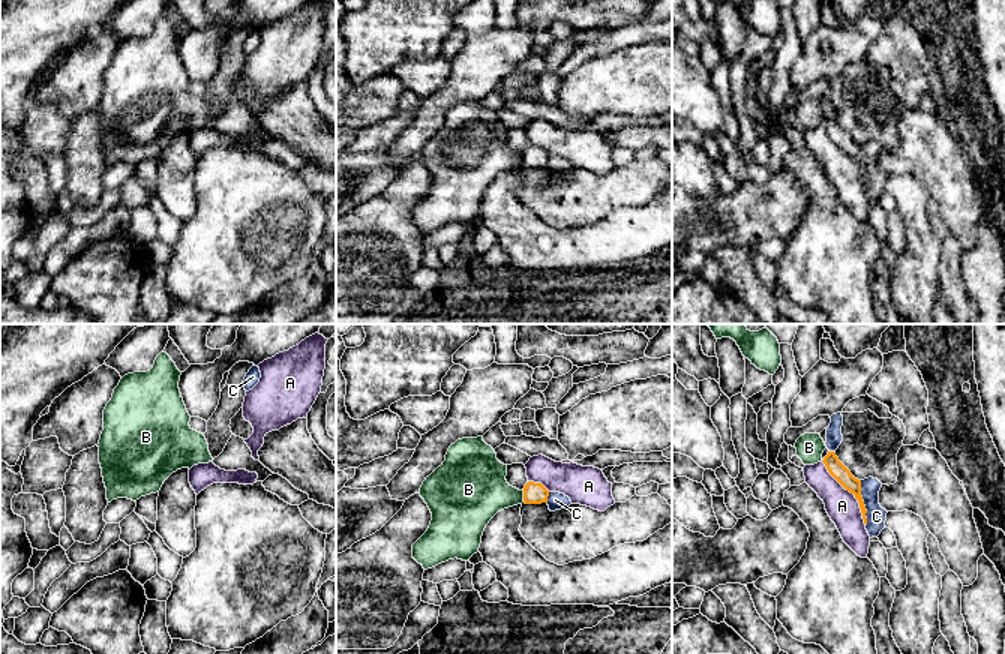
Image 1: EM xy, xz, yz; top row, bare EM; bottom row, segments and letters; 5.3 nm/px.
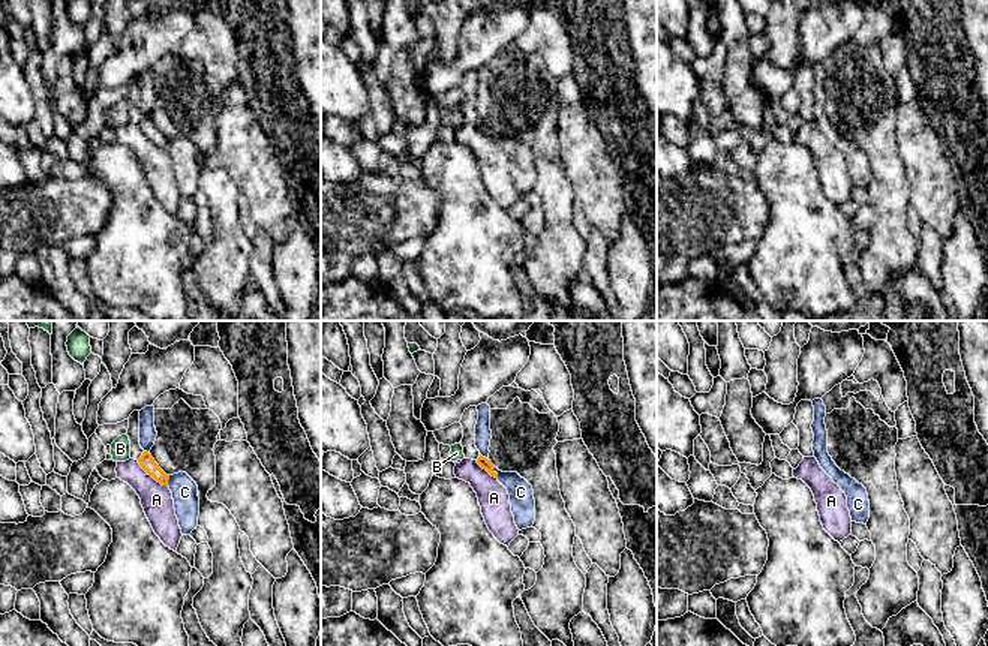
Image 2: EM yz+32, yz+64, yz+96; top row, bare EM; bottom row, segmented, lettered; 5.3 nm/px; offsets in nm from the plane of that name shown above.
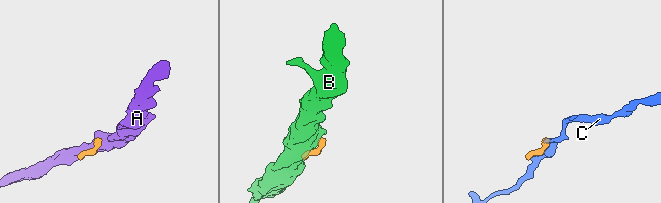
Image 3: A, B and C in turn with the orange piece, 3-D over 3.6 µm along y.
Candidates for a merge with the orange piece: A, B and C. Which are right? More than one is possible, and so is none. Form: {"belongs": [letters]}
{"belongs": []}

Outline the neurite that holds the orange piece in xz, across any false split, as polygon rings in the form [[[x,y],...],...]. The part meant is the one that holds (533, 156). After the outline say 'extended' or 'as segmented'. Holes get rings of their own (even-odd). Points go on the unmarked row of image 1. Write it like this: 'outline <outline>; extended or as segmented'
outline [[[528,146],[524,152],[525,168],[548,166],[549,154],[542,147]]]; as segmented

